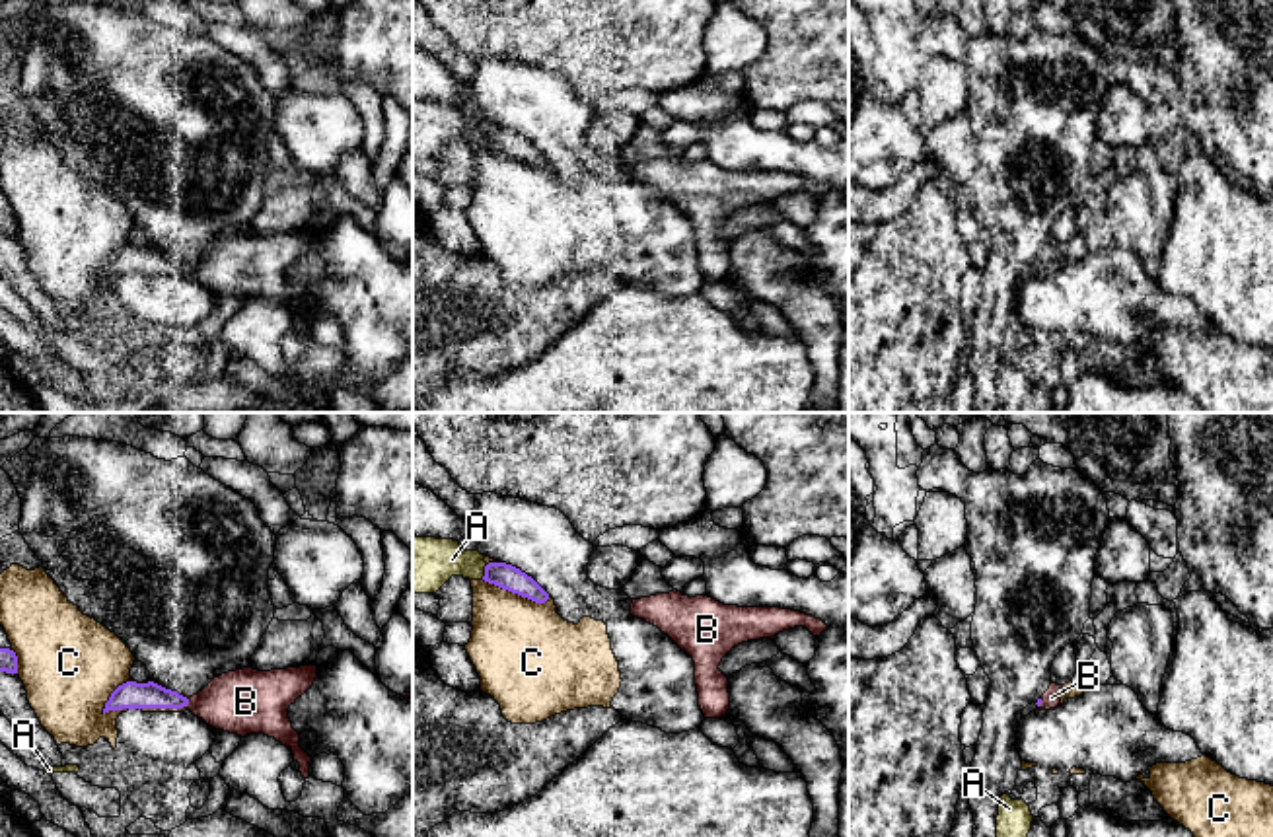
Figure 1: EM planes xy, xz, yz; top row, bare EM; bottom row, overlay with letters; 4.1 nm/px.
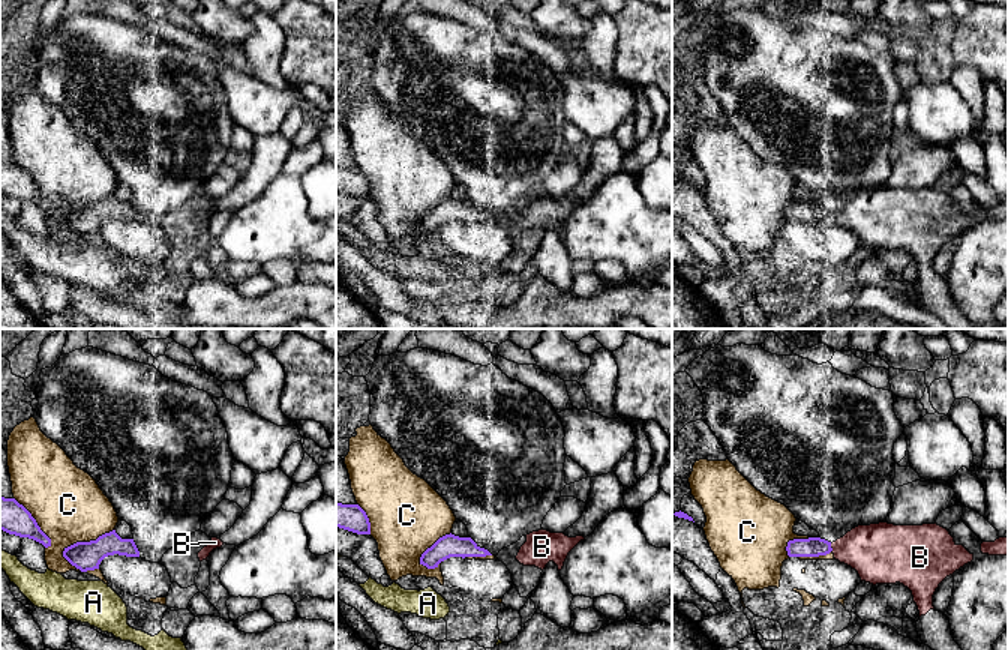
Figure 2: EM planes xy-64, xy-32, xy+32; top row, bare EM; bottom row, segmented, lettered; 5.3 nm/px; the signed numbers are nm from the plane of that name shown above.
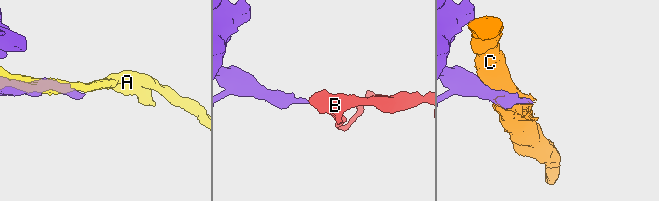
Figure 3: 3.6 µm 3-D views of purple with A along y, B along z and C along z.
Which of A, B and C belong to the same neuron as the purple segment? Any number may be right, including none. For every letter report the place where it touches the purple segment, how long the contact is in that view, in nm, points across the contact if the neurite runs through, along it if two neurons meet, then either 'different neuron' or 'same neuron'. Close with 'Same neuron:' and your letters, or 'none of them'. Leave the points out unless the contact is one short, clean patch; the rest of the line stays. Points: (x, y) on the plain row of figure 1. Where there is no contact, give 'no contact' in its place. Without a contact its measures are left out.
A: contact xz (485, 137); length 70 nm; border xz (487, 129), (481, 143); different neuron
B: contact xy (187, 267); length 40 nm; same neuron
C: contact xz (516, 156); length 300 nm; different neuron
Same neuron: B

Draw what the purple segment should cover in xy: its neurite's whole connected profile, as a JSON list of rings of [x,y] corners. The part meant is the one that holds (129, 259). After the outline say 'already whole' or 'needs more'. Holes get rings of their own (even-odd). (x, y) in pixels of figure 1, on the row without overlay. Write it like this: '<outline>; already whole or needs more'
[[[315,230],[259,236],[243,232],[214,241],[202,255],[183,261],[154,245],[127,245],[105,267],[103,278],[123,273],[183,273],[208,290],[237,298],[265,298],[290,311],[304,343],[309,341],[311,321],[300,311],[300,298],[292,292],[288,273],[311,253]]]; needs more

